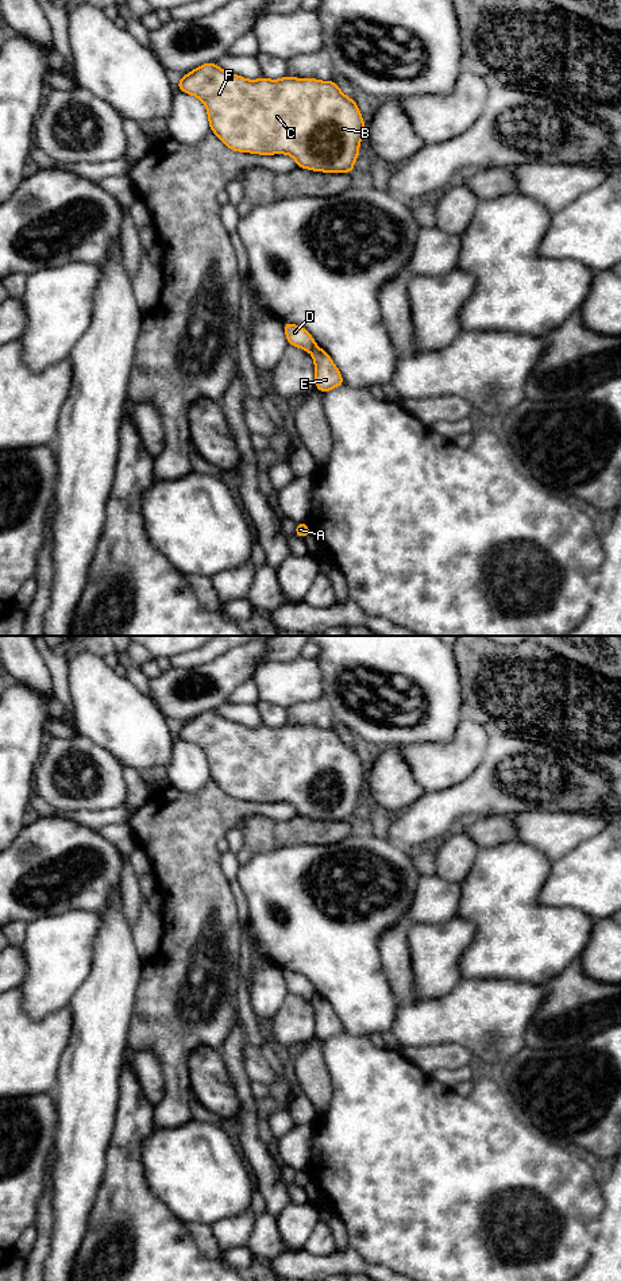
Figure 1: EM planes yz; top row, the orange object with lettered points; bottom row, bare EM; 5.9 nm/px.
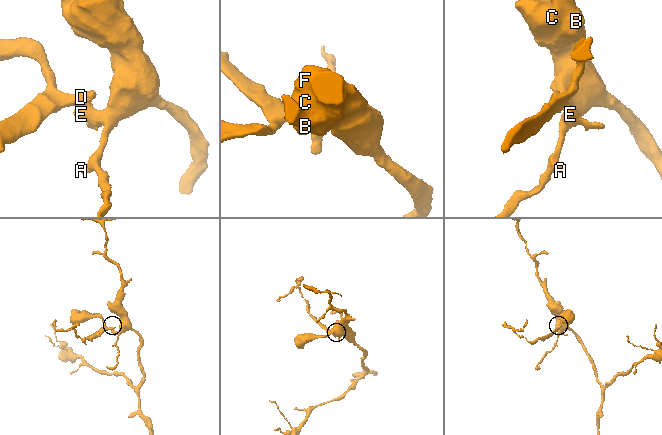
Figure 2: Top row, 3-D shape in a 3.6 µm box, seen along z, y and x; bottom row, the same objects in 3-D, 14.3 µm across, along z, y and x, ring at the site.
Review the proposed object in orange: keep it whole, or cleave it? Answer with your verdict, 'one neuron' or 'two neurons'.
two neurons

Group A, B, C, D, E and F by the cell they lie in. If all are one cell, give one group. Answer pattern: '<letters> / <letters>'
A B C E F / D

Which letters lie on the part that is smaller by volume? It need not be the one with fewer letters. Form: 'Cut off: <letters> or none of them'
Cut off: D

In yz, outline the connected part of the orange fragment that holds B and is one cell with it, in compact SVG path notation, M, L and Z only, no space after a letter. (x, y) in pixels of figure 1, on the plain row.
M207 710L180 726L177 738L202 749L208 760L211 779L234 799L259 803L286 802L294 806L297 815L324 821L354 821L354 811L360 802L359 791L366 783L366 773L354 746L347 745L335 729L296 726L247 728Z

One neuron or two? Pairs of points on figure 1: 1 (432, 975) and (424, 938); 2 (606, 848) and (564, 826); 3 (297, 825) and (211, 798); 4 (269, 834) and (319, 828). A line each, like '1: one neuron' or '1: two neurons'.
1: one neuron
2: two neurons
3: two neurons
4: one neuron

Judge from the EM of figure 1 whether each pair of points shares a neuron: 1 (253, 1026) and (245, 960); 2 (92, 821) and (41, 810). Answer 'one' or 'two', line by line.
1: one
2: one

